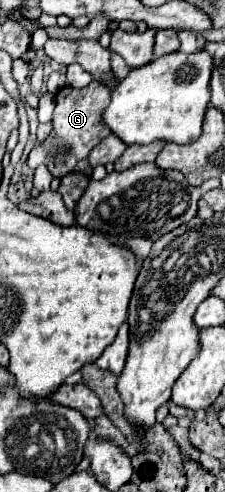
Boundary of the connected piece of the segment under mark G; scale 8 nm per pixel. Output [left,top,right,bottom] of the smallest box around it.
[27,82,111,178]

